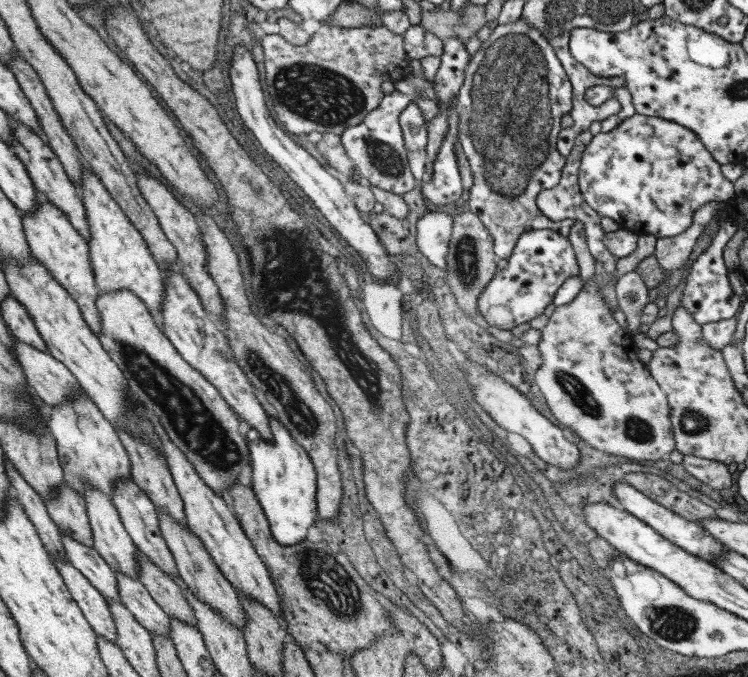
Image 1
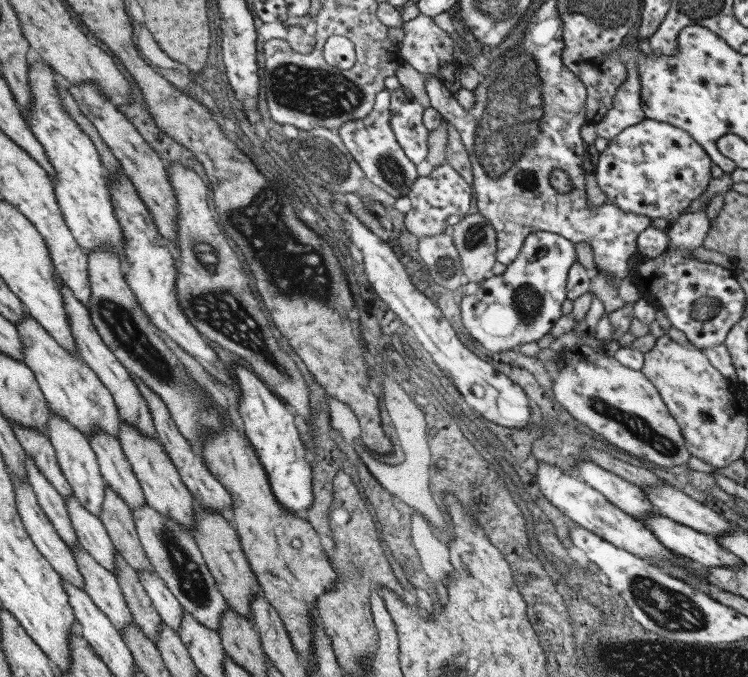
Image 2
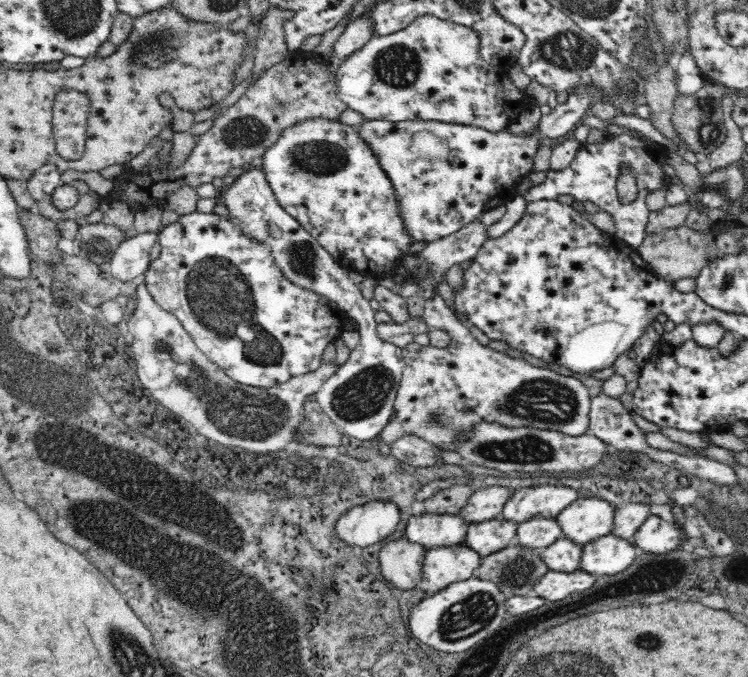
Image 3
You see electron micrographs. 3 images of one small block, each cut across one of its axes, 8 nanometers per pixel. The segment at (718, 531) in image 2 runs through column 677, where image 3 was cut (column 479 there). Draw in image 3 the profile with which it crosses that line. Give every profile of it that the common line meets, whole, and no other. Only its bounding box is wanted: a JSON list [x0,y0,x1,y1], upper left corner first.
[459,483,513,526]

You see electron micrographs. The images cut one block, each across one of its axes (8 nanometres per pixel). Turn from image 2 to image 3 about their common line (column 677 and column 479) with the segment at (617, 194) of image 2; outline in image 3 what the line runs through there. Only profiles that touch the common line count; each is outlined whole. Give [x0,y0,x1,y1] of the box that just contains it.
[356,91,599,242]

